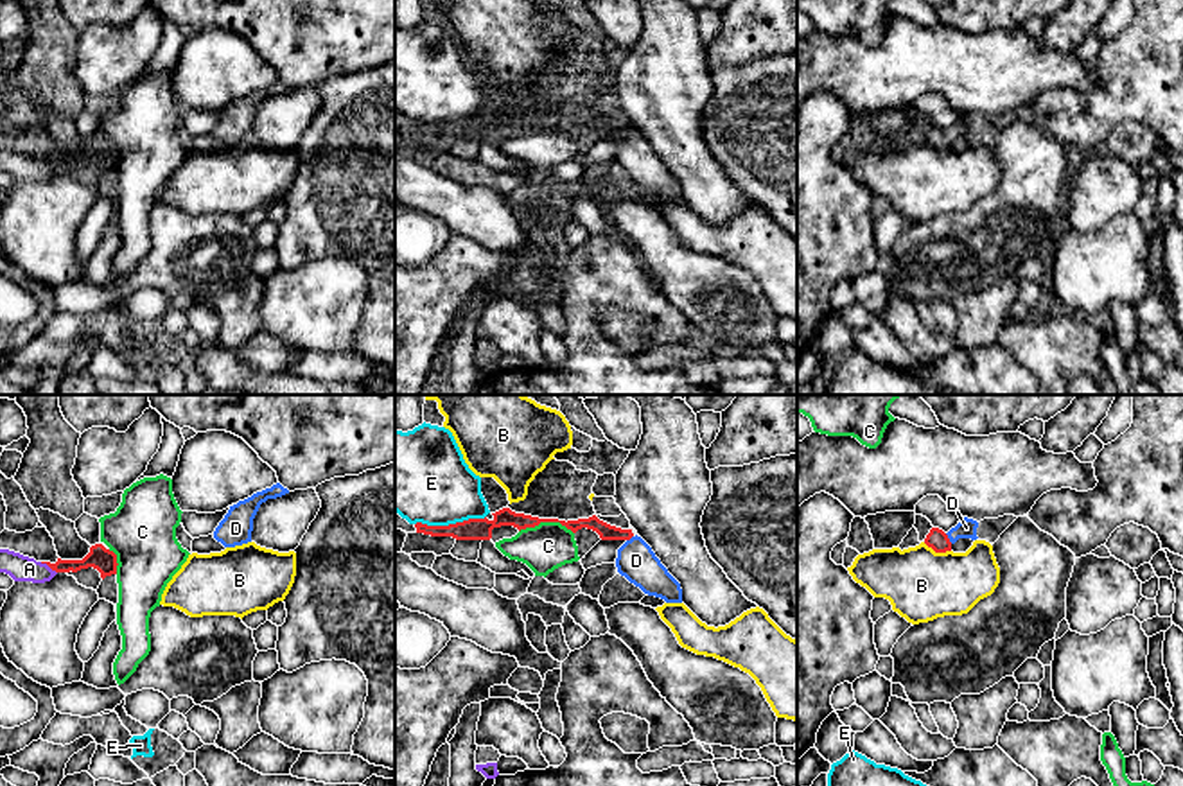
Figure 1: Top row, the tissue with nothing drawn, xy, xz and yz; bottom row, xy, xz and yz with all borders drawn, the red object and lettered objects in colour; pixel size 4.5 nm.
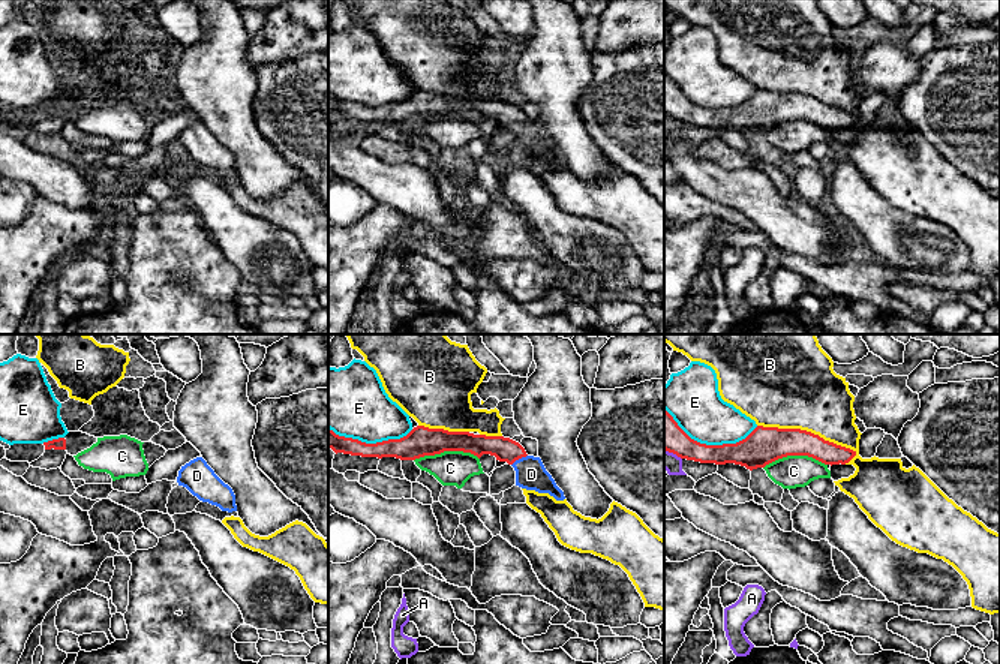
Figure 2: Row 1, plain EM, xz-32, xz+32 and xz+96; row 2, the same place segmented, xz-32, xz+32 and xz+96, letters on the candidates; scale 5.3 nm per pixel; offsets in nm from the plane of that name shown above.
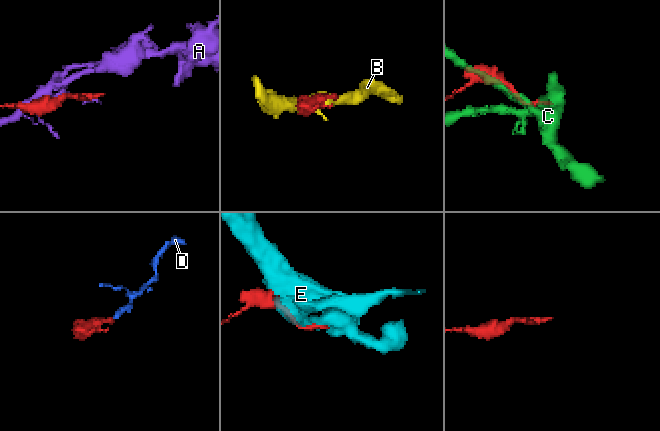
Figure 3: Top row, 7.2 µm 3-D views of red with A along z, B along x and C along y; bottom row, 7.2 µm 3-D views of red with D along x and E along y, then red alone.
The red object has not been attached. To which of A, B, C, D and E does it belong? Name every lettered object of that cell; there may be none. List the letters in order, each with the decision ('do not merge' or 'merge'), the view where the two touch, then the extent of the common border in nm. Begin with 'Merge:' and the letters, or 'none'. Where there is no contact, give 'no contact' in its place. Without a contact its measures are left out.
Merge: D
A: do not merge; contact in xy; length 90 nm
B: do not merge; contact in yz; length 130 nm
C: do not merge; contact in xz; length 240 nm
D: merge; contact in yz; length 60 nm
E: do not merge; contact in xz; length 320 nm

